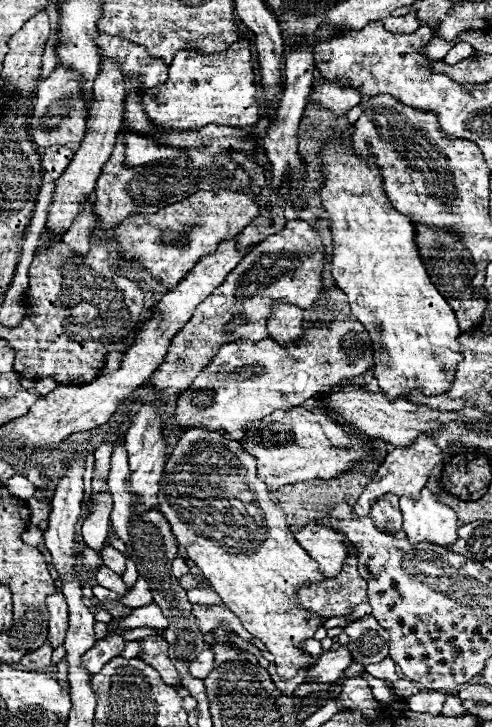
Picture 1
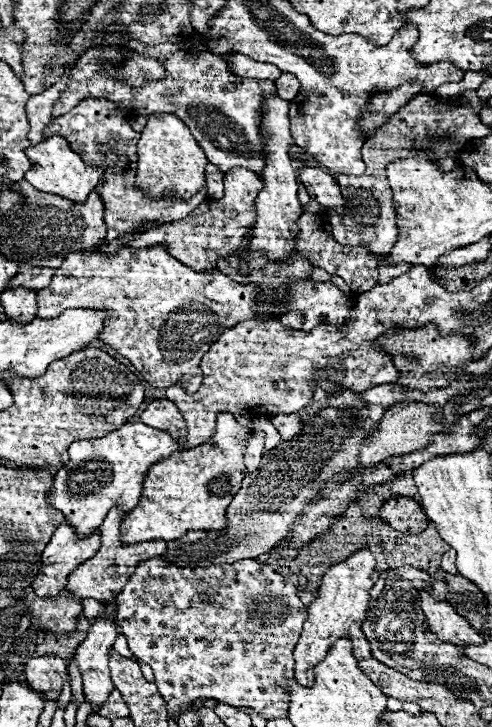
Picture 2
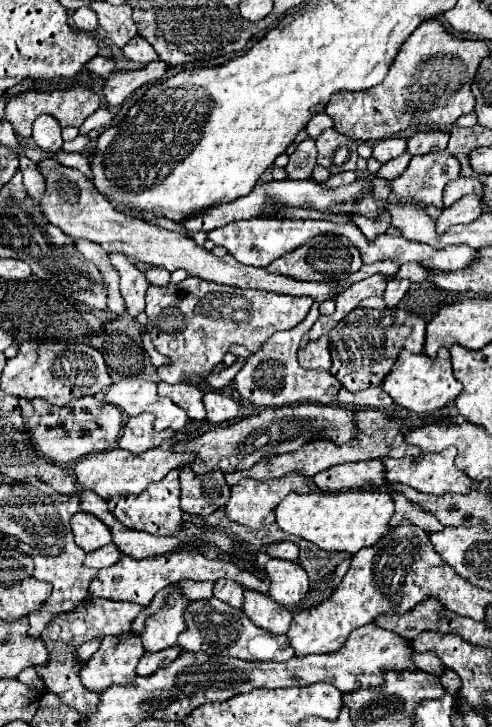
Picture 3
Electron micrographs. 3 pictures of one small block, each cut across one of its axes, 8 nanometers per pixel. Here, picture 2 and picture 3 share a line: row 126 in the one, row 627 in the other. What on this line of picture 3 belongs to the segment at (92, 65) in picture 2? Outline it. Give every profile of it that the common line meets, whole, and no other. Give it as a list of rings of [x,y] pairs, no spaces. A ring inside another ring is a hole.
[[[218,598],[210,600],[196,600],[186,608],[186,632],[178,636],[178,644],[190,652],[204,652],[204,654],[218,654],[218,656],[232,656],[240,660],[258,660],[258,662],[286,662],[294,656],[294,648],[290,646],[288,636],[276,636],[256,624],[240,610],[224,604]]]

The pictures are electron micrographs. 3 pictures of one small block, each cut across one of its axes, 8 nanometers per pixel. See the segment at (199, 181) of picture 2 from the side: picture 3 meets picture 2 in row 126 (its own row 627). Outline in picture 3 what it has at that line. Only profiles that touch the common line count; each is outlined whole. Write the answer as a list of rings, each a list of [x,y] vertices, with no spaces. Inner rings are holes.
[[[170,588],[166,606],[146,620],[144,632],[140,634],[146,652],[160,652],[176,644],[178,634],[186,630],[184,610],[188,604],[190,600],[178,588]]]

